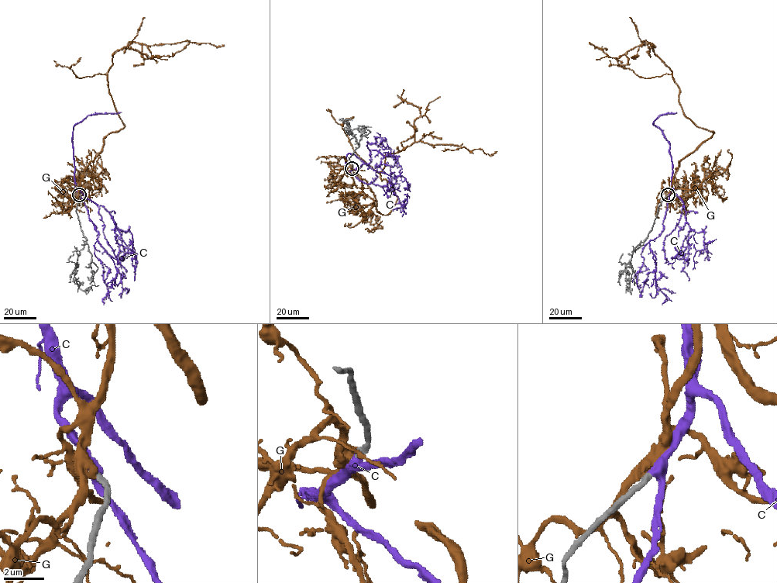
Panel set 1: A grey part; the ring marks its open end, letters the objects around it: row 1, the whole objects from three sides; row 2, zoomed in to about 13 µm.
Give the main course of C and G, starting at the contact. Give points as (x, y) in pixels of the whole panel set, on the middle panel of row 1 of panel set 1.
C: (352, 169), (348, 171), (359, 181), (386, 186), (402, 205), (407, 202), (407, 193)
G: (352, 168), (370, 189), (376, 209), (387, 215), (397, 195), (380, 177), (386, 154), (419, 141), (496, 151)

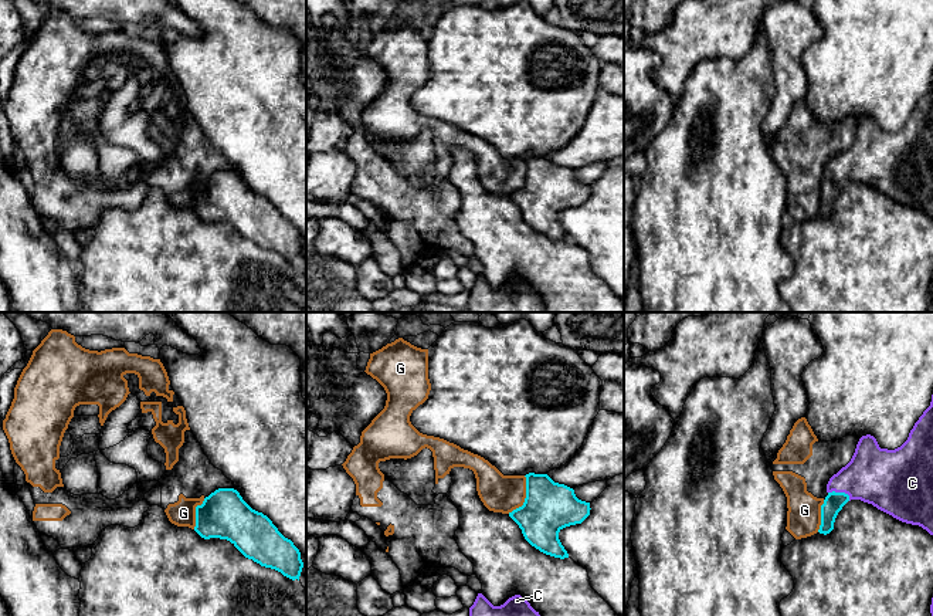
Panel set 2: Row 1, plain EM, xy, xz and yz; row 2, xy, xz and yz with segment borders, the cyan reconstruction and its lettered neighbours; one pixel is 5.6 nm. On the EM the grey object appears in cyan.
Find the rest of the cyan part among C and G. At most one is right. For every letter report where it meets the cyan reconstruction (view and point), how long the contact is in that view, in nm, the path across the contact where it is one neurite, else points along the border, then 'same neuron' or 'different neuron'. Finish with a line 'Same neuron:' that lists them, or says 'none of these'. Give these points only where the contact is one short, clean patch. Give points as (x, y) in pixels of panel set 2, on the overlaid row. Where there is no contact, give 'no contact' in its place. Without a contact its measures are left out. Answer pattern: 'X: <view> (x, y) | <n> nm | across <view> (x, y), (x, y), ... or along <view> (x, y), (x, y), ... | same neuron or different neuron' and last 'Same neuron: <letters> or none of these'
C: yz (841, 493) | 140 nm | same neuron
G: xz (526, 497) | 240 nm | along xz (525, 476), (525, 501), (508, 513) | different neuron
Same neuron: C

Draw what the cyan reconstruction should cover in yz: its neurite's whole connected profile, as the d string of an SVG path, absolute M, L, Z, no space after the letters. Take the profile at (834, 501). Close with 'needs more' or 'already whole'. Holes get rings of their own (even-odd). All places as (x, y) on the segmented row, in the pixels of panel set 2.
M933 395L930 406L900 447L881 449L873 436L862 436L851 461L829 478L827 493L821 505L820 534L827 535L834 529L835 518L848 501L861 500L933 535Z | needs more

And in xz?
M529 473L525 477L525 502L509 517L532 546L554 558L569 558L559 532L581 524L590 515L590 502L579 500L573 488L554 483L547 474Z | already whole

